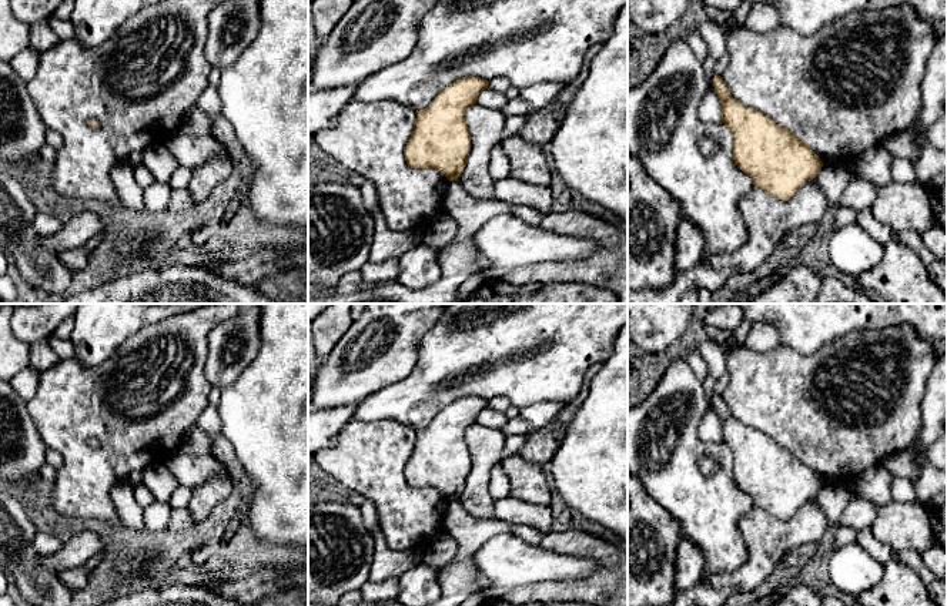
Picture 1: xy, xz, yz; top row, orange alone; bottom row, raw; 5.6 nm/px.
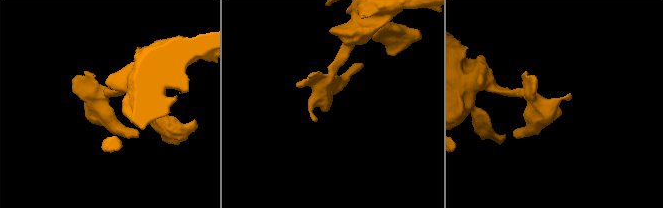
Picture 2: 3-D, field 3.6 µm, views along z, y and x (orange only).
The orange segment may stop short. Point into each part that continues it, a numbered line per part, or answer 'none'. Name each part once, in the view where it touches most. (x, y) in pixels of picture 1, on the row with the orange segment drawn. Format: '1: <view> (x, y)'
none

